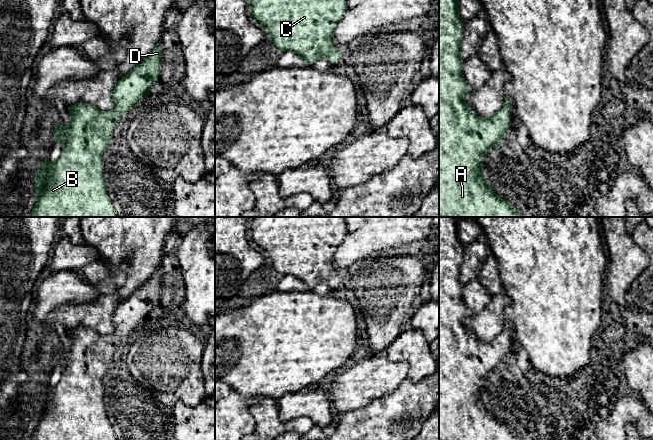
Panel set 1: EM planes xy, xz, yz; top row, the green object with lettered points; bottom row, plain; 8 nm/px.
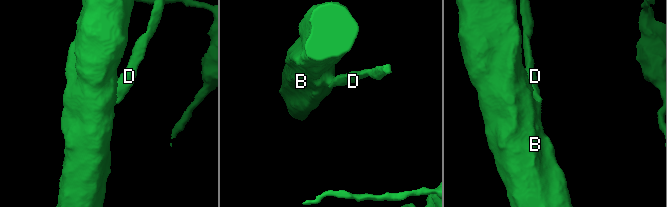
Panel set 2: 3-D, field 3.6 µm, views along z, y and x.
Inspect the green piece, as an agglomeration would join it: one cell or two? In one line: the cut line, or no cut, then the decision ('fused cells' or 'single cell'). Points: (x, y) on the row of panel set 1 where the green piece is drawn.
cut none; single cell

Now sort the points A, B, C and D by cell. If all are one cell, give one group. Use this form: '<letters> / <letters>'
A B C D

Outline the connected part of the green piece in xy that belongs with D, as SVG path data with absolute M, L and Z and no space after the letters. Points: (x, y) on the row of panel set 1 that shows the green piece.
M160 41L145 60L118 80L112 91L114 98L112 111L101 111L92 104L82 101L68 106L71 116L69 133L66 133L60 121L54 127L53 145L62 141L62 154L53 164L47 157L42 166L35 170L37 189L34 191L38 200L27 217L117 217L104 179L103 154L113 139L118 117L134 110L150 97L162 67L162 41Z

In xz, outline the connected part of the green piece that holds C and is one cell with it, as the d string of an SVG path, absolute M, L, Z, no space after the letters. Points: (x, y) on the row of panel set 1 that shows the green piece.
M251 0L248 7L252 16L263 25L264 30L279 50L295 52L309 66L322 57L328 58L333 64L341 61L344 47L334 43L334 30L349 9L346 0Z

